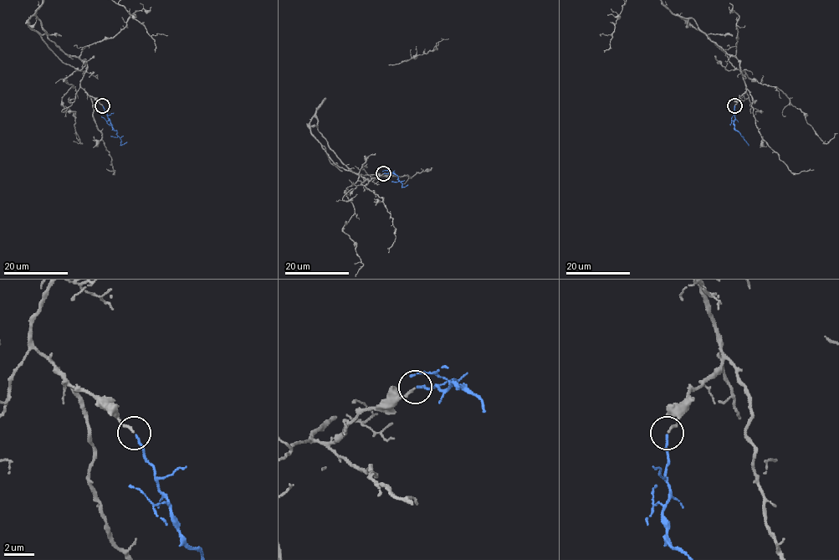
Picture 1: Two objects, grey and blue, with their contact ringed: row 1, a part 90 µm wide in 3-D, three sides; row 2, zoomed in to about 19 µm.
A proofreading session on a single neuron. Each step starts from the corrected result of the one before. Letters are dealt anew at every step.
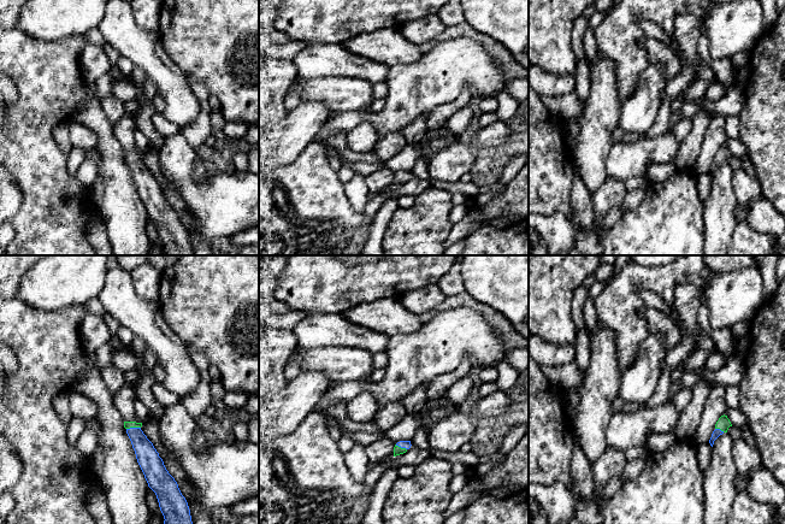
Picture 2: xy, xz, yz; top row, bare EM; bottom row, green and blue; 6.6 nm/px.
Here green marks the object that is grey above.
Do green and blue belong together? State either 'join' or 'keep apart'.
join

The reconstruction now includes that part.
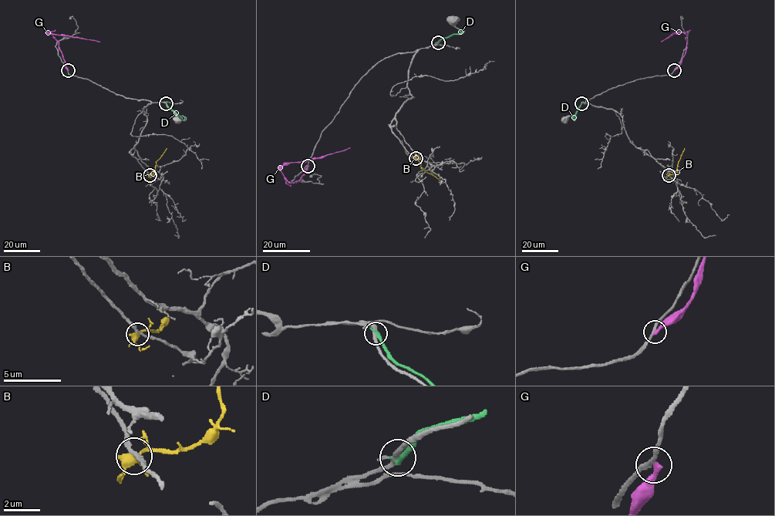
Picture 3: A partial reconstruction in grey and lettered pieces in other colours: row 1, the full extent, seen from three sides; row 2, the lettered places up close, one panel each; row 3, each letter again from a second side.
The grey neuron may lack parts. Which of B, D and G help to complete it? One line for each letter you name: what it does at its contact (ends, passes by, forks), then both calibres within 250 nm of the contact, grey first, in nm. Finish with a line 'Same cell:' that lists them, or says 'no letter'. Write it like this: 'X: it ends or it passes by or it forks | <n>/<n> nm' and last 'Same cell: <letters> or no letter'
Same cell: no letter

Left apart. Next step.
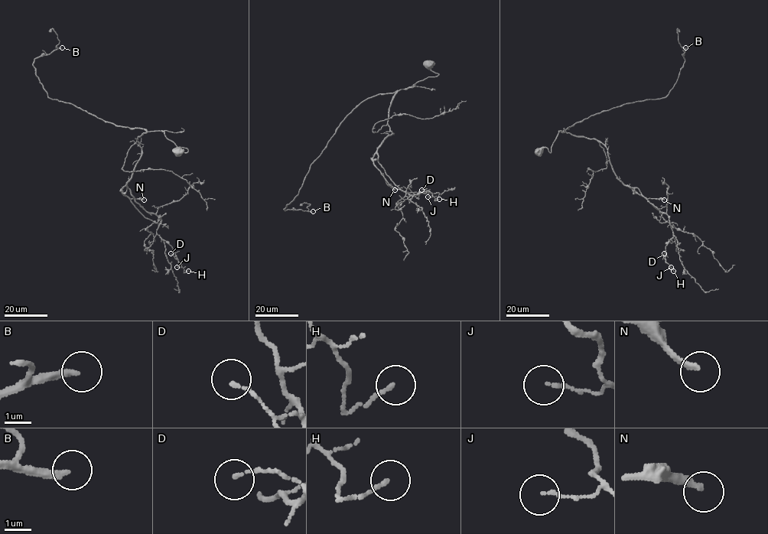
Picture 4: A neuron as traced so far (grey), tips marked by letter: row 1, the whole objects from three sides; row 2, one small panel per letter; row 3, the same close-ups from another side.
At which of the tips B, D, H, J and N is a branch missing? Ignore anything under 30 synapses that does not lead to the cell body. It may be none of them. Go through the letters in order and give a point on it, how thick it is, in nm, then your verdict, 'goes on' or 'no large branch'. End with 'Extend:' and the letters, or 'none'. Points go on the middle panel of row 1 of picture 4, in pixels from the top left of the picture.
B: place (313, 211); calibre 260 nm; goes on
D: place (421, 190); calibre 130 nm; no large branch
H: place (439, 199); calibre 120 nm; no large branch
J: place (427, 196); calibre 110 nm; no large branch
N: place (395, 190); calibre 200 nm; goes on
Extend: B, N

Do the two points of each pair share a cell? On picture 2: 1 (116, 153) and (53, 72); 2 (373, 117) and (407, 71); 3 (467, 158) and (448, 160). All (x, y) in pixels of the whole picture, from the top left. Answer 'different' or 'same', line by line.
1: different
2: same
3: same

